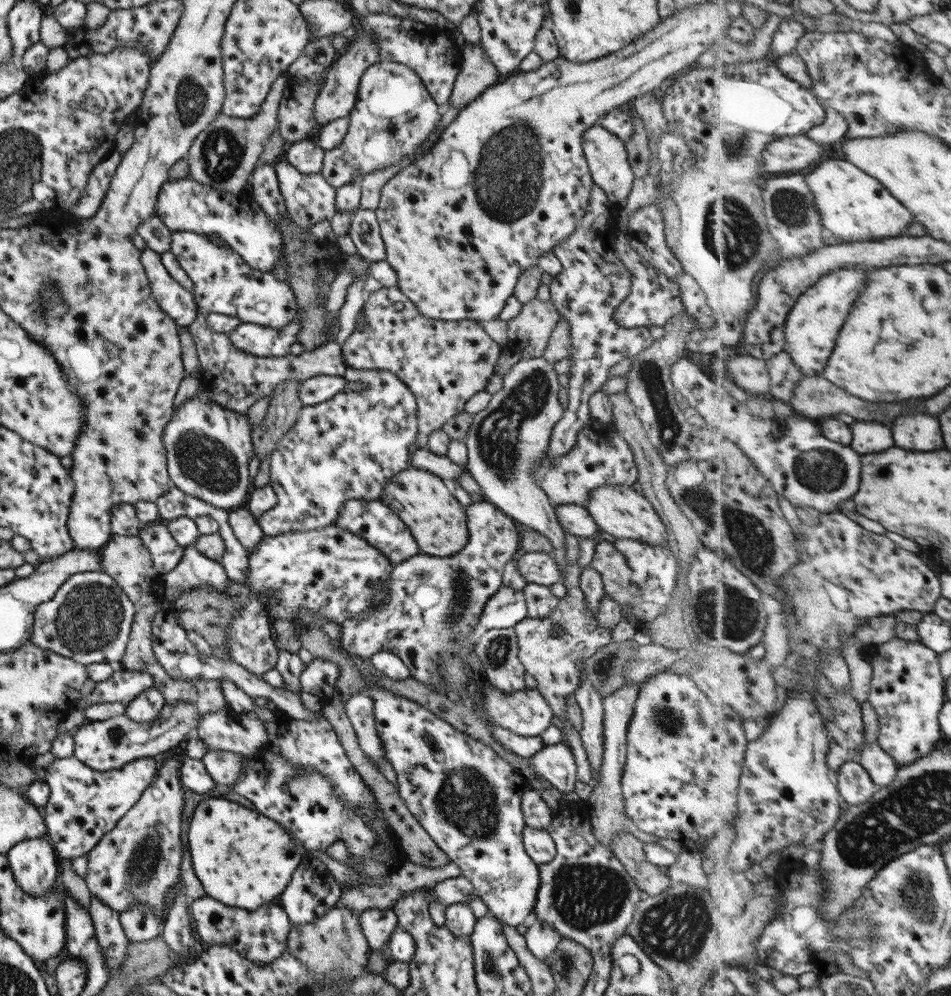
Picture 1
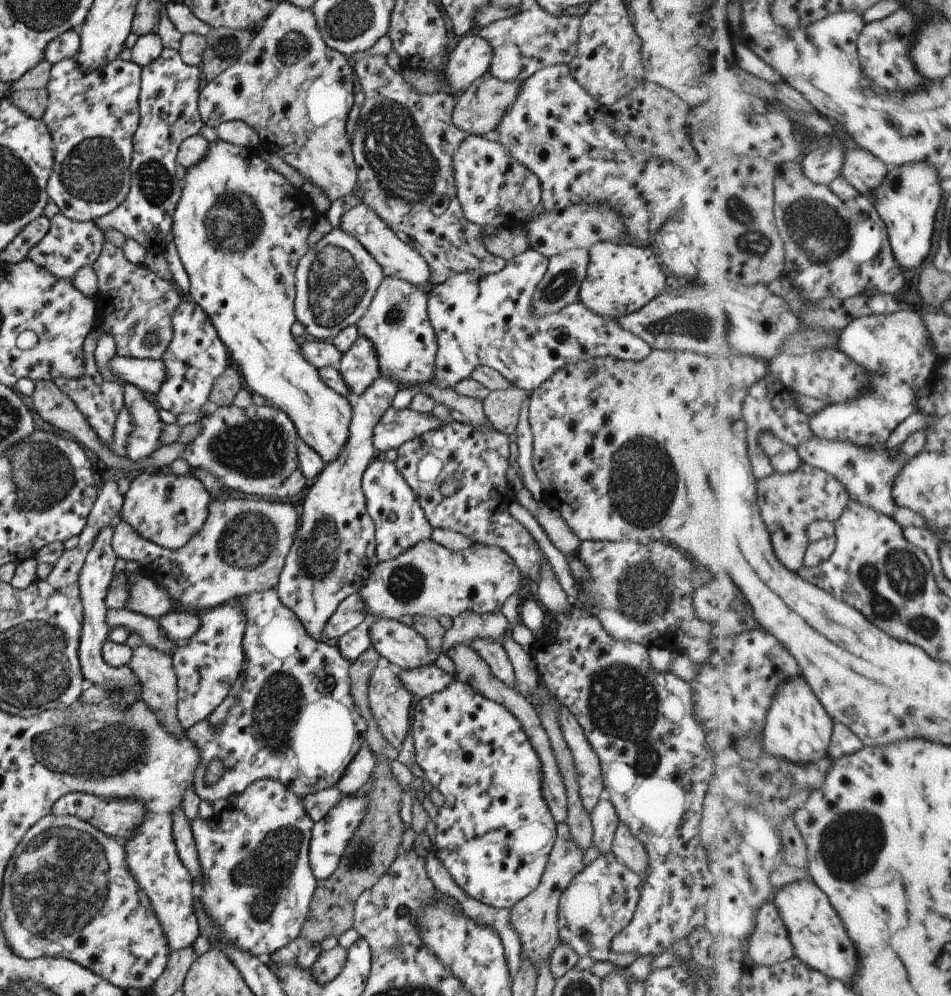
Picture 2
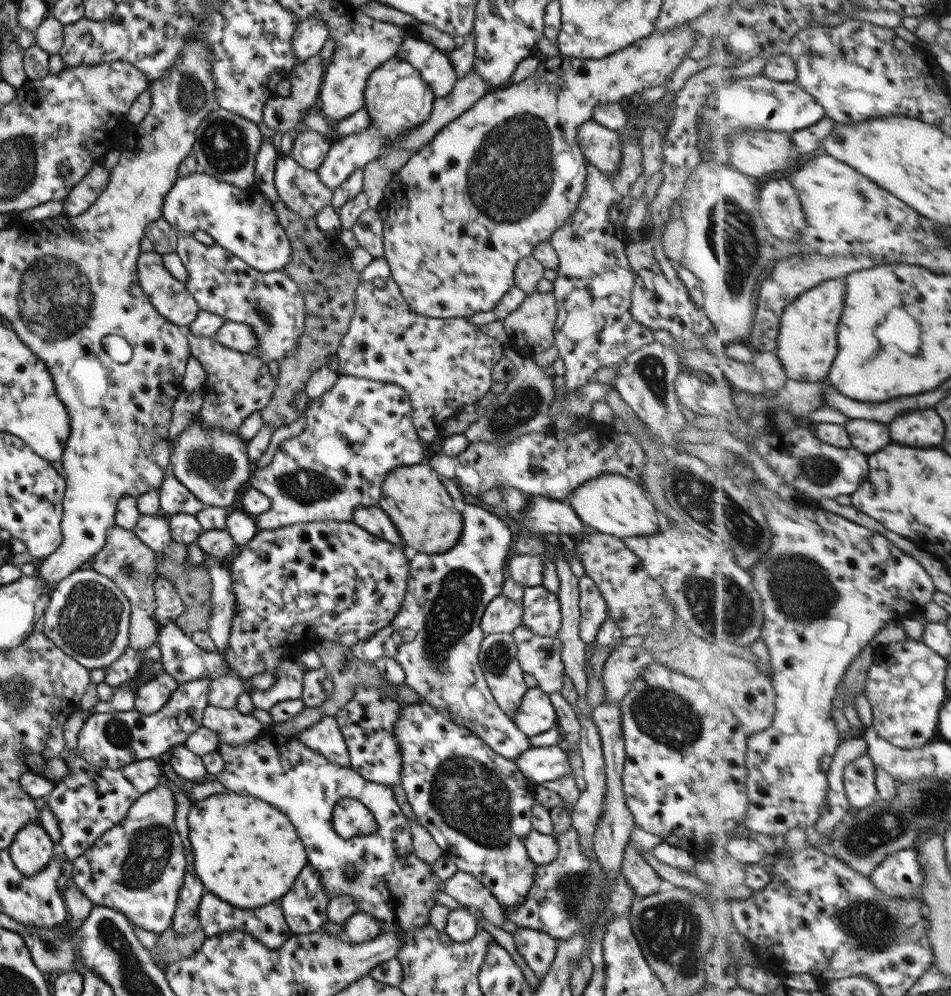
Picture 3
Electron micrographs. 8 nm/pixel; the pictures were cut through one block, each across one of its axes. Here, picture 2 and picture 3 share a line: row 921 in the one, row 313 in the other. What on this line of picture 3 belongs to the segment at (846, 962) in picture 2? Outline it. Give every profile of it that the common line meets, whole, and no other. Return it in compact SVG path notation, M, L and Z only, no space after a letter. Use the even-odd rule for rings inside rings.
M845 278L821 281L784 308L775 352L783 362L789 379L799 382L823 382L829 379L838 356L838 330L847 302L846 289Z

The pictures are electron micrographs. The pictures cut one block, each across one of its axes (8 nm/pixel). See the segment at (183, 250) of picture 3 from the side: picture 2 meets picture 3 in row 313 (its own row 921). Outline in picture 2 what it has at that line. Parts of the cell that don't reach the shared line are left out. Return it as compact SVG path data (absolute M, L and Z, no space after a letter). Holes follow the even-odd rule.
M256 780L255 782L251 782L237 798L233 799L224 812L219 812L213 818L207 820L195 816L190 821L190 830L197 848L197 862L199 862L199 868L201 868L201 882L195 885L196 893L194 894L199 898L199 904L201 904L203 912L207 914L207 918L211 918L211 922L221 932L221 934L217 934L217 942L219 944L233 946L233 948L239 948L239 950L247 950L251 956L255 956L259 962L267 965L269 954L273 954L275 950L279 950L282 946L287 946L291 940L298 936L299 929L306 919L309 903L316 886L316 880L313 878L308 864L308 842L313 825L314 822L305 814L303 806L301 806L301 799L297 798L295 794L291 794L277 780Z

